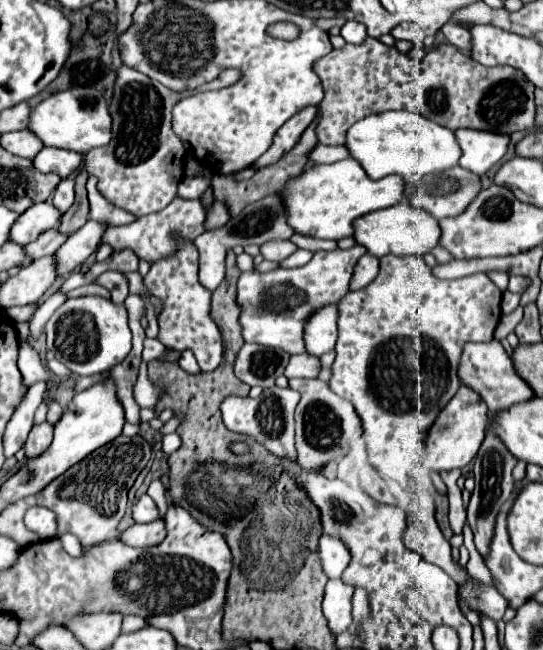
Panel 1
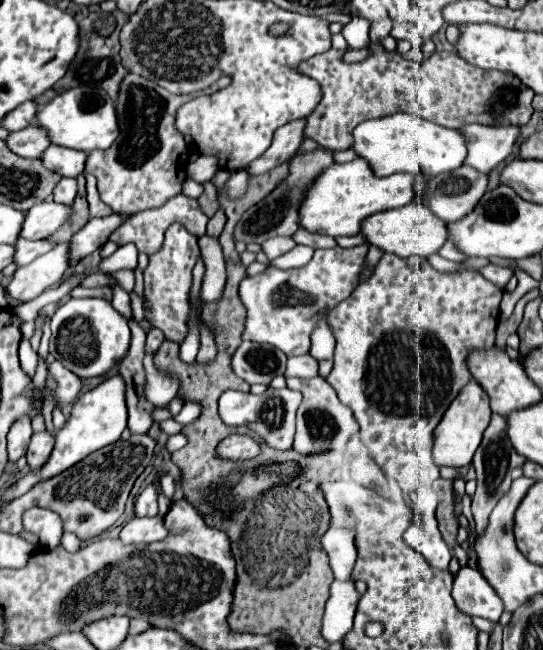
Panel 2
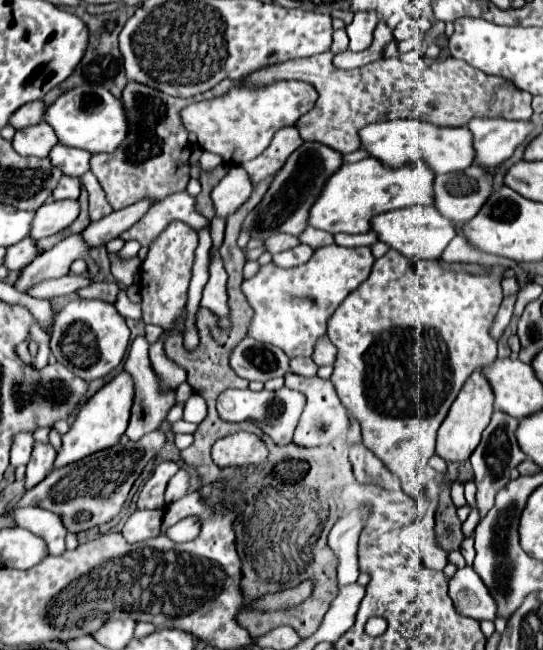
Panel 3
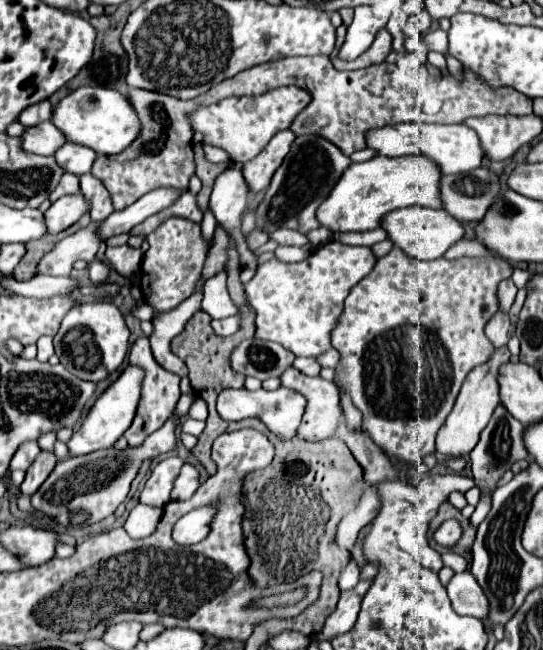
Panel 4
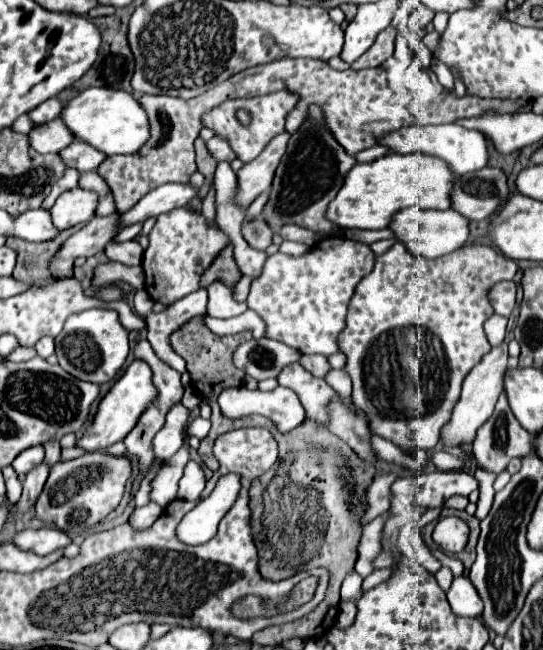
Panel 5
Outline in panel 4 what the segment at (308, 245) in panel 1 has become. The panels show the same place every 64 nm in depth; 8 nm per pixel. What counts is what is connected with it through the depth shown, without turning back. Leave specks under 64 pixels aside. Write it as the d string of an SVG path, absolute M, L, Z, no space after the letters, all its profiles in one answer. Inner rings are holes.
M316 228L316 230L308 232L308 238L310 238L312 246L320 246L332 238L332 232L328 228Z

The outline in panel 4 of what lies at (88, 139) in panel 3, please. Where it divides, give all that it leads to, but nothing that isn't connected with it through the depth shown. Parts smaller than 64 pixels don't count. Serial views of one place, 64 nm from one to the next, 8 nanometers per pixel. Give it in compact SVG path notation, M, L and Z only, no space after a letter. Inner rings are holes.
M82 86L68 94L64 100L56 104L52 122L64 132L68 142L88 146L104 156L124 152L124 148L128 148L142 132L142 122L138 120L138 114L134 112L130 98L126 94L102 86Z

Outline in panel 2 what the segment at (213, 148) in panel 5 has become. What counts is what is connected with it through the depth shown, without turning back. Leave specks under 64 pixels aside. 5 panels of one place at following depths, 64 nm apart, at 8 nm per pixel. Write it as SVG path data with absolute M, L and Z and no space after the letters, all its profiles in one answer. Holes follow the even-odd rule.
M198 156L198 160L190 162L186 170L188 178L196 182L206 182L218 172L218 160L214 160L214 156Z

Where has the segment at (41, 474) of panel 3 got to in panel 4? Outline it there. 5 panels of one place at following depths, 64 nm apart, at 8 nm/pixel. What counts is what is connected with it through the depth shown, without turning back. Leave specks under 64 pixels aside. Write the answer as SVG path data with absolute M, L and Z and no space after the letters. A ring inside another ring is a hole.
M42 452L42 454L34 460L34 464L28 468L28 472L26 472L26 480L24 480L22 486L20 486L22 494L32 496L32 494L42 486L42 482L48 478L48 474L52 472L54 464L56 464L56 456L50 454L50 452Z

